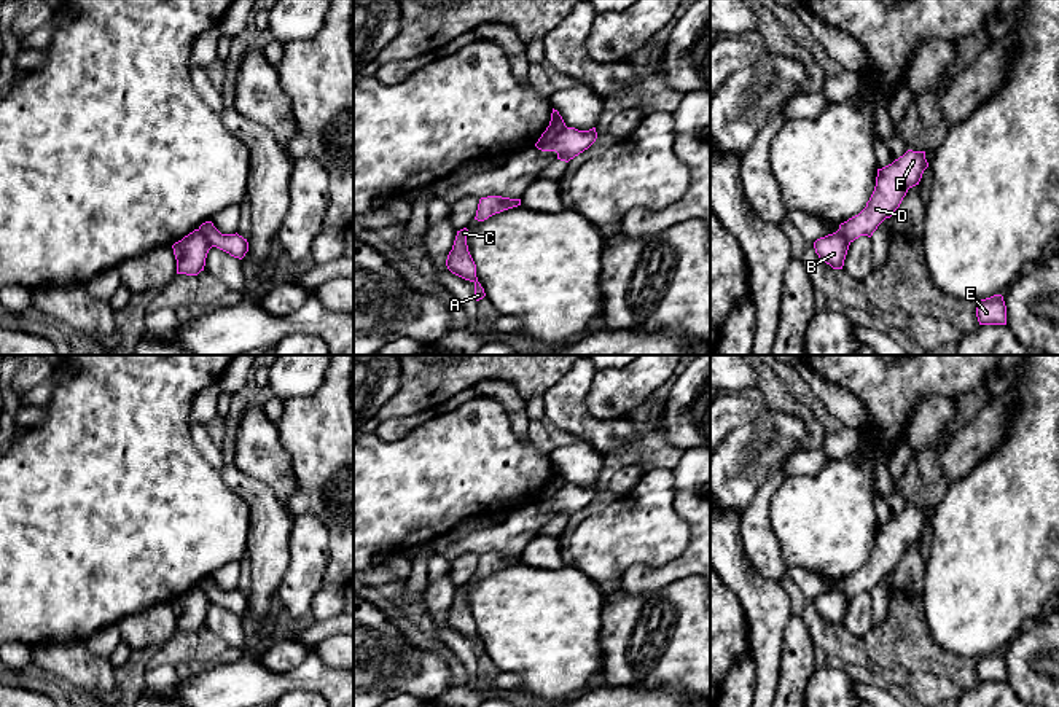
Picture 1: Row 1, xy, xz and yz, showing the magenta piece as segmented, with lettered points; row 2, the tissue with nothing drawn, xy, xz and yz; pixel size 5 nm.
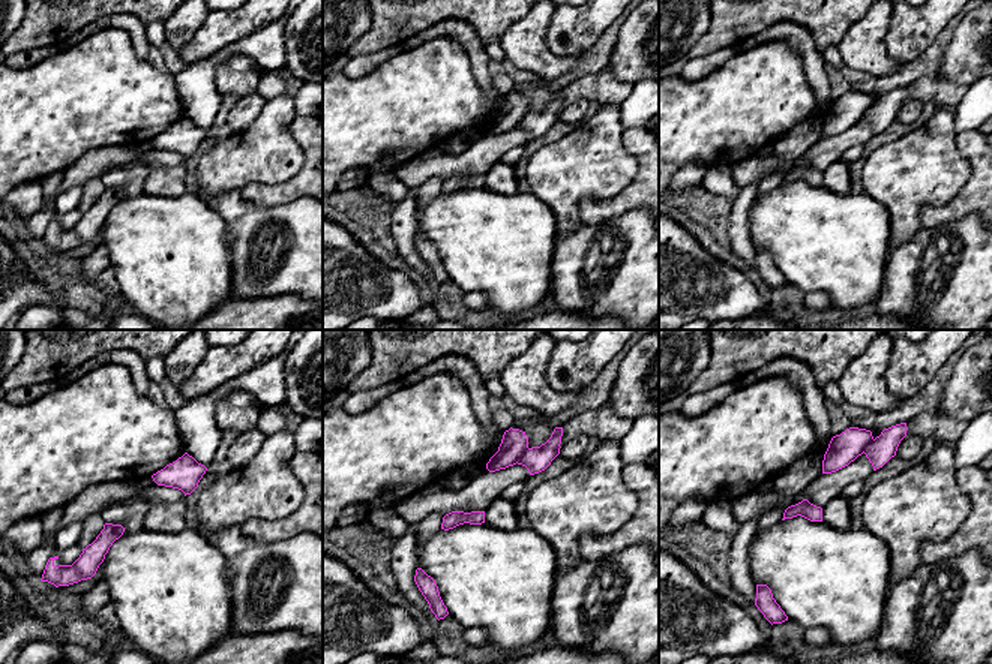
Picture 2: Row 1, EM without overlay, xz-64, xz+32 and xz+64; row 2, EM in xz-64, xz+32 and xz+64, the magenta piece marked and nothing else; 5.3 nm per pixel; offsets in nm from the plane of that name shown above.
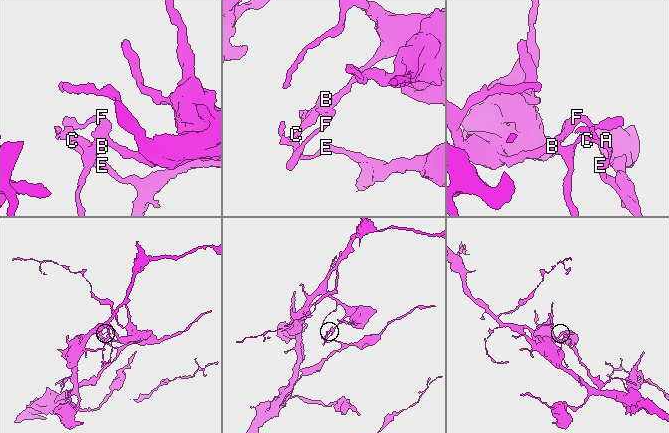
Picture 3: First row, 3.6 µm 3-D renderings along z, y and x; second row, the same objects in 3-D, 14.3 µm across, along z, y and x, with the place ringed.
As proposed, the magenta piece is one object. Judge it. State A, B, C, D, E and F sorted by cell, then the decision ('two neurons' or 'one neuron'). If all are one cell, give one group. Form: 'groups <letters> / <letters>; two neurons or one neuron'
groups A B C E / D F; two neurons

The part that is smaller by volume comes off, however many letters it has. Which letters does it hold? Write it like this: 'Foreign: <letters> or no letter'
Foreign: A, B, C, E

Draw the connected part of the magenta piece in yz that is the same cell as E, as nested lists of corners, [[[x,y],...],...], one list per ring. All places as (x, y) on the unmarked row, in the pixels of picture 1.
[[[1002,651],[978,658],[976,674],[979,682],[1006,682],[1006,662]]]

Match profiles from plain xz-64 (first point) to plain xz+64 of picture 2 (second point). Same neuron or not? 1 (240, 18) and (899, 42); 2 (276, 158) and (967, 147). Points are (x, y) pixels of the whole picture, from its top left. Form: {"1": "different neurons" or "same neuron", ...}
{"1": "same neuron", "2": "different neurons"}

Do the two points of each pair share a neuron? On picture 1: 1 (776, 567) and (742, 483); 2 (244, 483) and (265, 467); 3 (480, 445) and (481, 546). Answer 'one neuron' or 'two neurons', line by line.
1: two neurons
2: two neurons
3: two neurons

